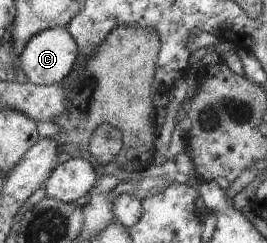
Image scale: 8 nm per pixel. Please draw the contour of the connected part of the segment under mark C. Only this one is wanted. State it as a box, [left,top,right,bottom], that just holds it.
[21,27,77,84]

